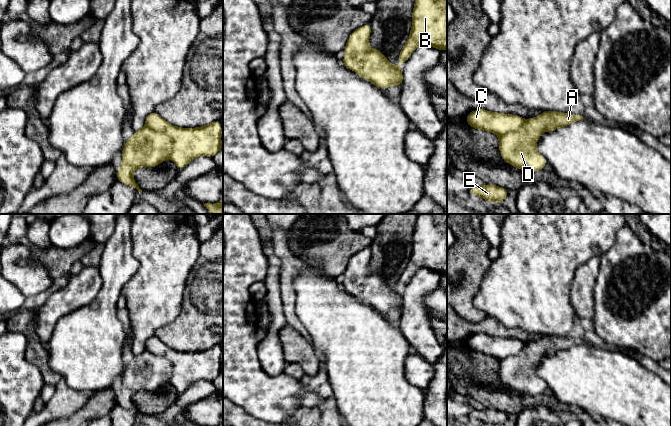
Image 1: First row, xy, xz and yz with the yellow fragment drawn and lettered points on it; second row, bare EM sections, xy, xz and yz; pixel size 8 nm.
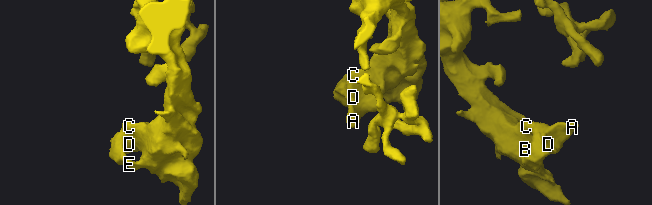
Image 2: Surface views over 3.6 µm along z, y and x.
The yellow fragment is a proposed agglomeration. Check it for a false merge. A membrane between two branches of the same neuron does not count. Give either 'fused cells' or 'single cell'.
single cell

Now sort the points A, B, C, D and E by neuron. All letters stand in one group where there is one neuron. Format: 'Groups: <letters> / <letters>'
Groups: A B C D E

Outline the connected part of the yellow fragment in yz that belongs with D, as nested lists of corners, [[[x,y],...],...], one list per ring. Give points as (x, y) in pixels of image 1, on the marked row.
[[[478,109],[466,116],[466,123],[473,129],[496,134],[504,161],[520,170],[537,172],[547,164],[544,156],[536,151],[541,133],[552,132],[581,119],[582,115],[569,112],[545,111],[537,117],[524,120],[518,115]]]

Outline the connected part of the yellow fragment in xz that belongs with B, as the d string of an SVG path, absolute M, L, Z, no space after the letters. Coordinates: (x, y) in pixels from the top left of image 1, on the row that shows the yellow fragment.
M415 0L412 27L399 53L399 66L393 66L380 50L369 48L370 33L369 23L349 36L342 63L379 89L392 85L402 87L401 65L418 46L428 45L439 51L447 49L447 0Z

